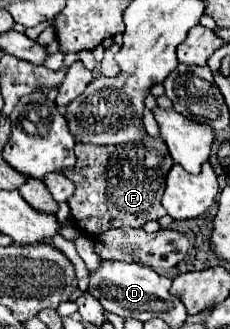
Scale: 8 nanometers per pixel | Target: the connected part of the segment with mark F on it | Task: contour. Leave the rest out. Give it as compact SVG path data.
M147 136L139 142L103 148L93 144L77 144L75 156L77 164L67 168L63 174L77 186L69 206L77 226L85 234L99 236L99 232L119 226L135 228L167 214L161 206L161 196L165 188L165 176L171 170L173 160L161 138Z

